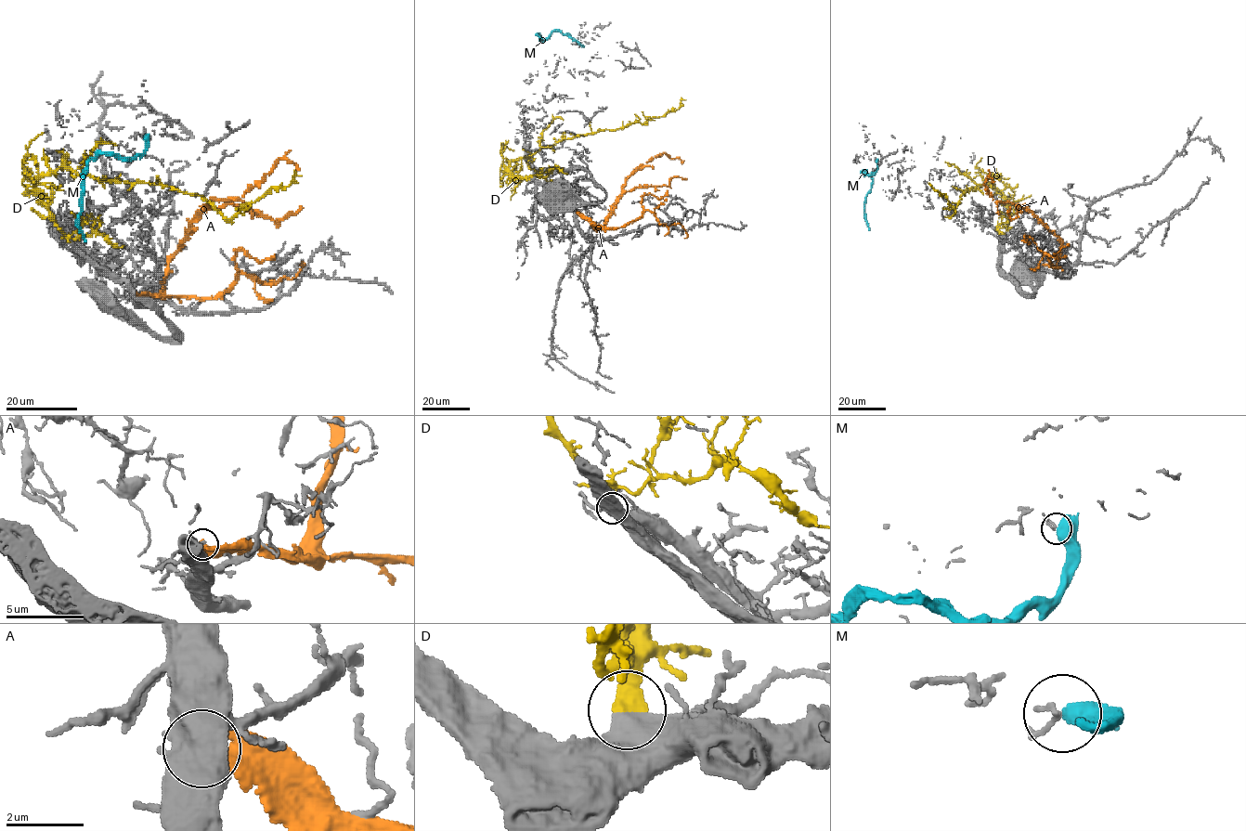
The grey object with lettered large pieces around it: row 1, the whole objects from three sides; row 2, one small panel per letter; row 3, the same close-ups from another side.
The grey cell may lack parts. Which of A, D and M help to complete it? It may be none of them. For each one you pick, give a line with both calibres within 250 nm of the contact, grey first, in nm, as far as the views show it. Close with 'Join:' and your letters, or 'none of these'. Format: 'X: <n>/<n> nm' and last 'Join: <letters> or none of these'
D: 600/460 nm
Join: D

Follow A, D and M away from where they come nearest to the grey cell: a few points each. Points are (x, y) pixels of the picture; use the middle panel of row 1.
A: (576, 213), (600, 229), (629, 177), (638, 168), (664, 153), (669, 158), (679, 158), (681, 162)
D: (531, 176), (512, 175), (509, 164), (558, 141), (619, 129), (634, 122), (644, 123), (676, 110), (686, 99)
M: (581, 45), (556, 31), (544, 41), (538, 34), (542, 38)

